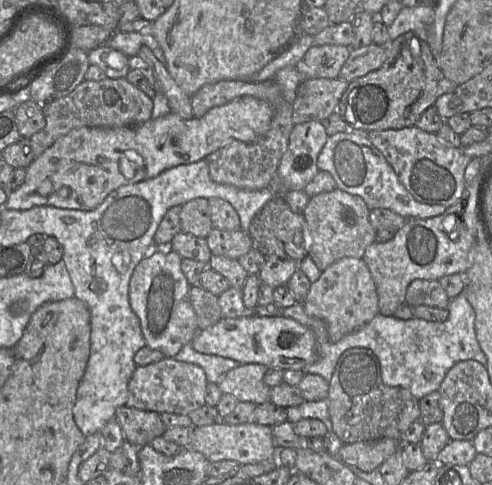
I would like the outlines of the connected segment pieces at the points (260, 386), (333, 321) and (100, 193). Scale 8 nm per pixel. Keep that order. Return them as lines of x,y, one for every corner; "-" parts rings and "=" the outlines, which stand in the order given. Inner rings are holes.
258,363
241,364
227,372
218,386
223,394
233,395
239,402
259,405
271,400
271,388
264,382
267,370
=
344,257
321,272
320,277
311,283
308,294
302,302
308,316
322,320
331,342
337,342
347,334
363,327
379,314
378,294
372,275
362,258
=
243,96
211,108
200,118
184,119
170,112
139,126
81,127
57,139
26,168
24,182
8,193
4,207
27,210
35,206
92,210
120,186
141,182
171,167
205,159
232,141
251,142
271,125
272,106

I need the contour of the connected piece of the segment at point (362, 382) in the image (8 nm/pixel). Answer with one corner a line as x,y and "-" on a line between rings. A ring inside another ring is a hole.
350,348
338,359
329,382
328,409
336,436
344,444
382,438
402,440
410,425
420,419
420,400
405,388
383,383
377,356
367,348

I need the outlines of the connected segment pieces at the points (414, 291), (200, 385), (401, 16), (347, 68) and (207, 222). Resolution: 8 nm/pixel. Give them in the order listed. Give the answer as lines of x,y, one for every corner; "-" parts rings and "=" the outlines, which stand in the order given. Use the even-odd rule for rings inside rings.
413,280
407,287
405,303
411,307
425,305
447,309
449,297
438,280
=
173,357
137,366
128,383
126,406
157,413
175,413
189,415
202,407
205,402
207,378
204,370
193,363
178,361
=
426,6
403,7
394,22
388,26
390,40
404,33
414,32
427,42
427,36
434,20
434,10
433,7
=
372,43
362,47
351,47
349,58
342,66
338,78
350,82
379,69
385,59
386,50
383,46
=
195,198
183,205
180,211
181,232
206,238
213,229
207,198

